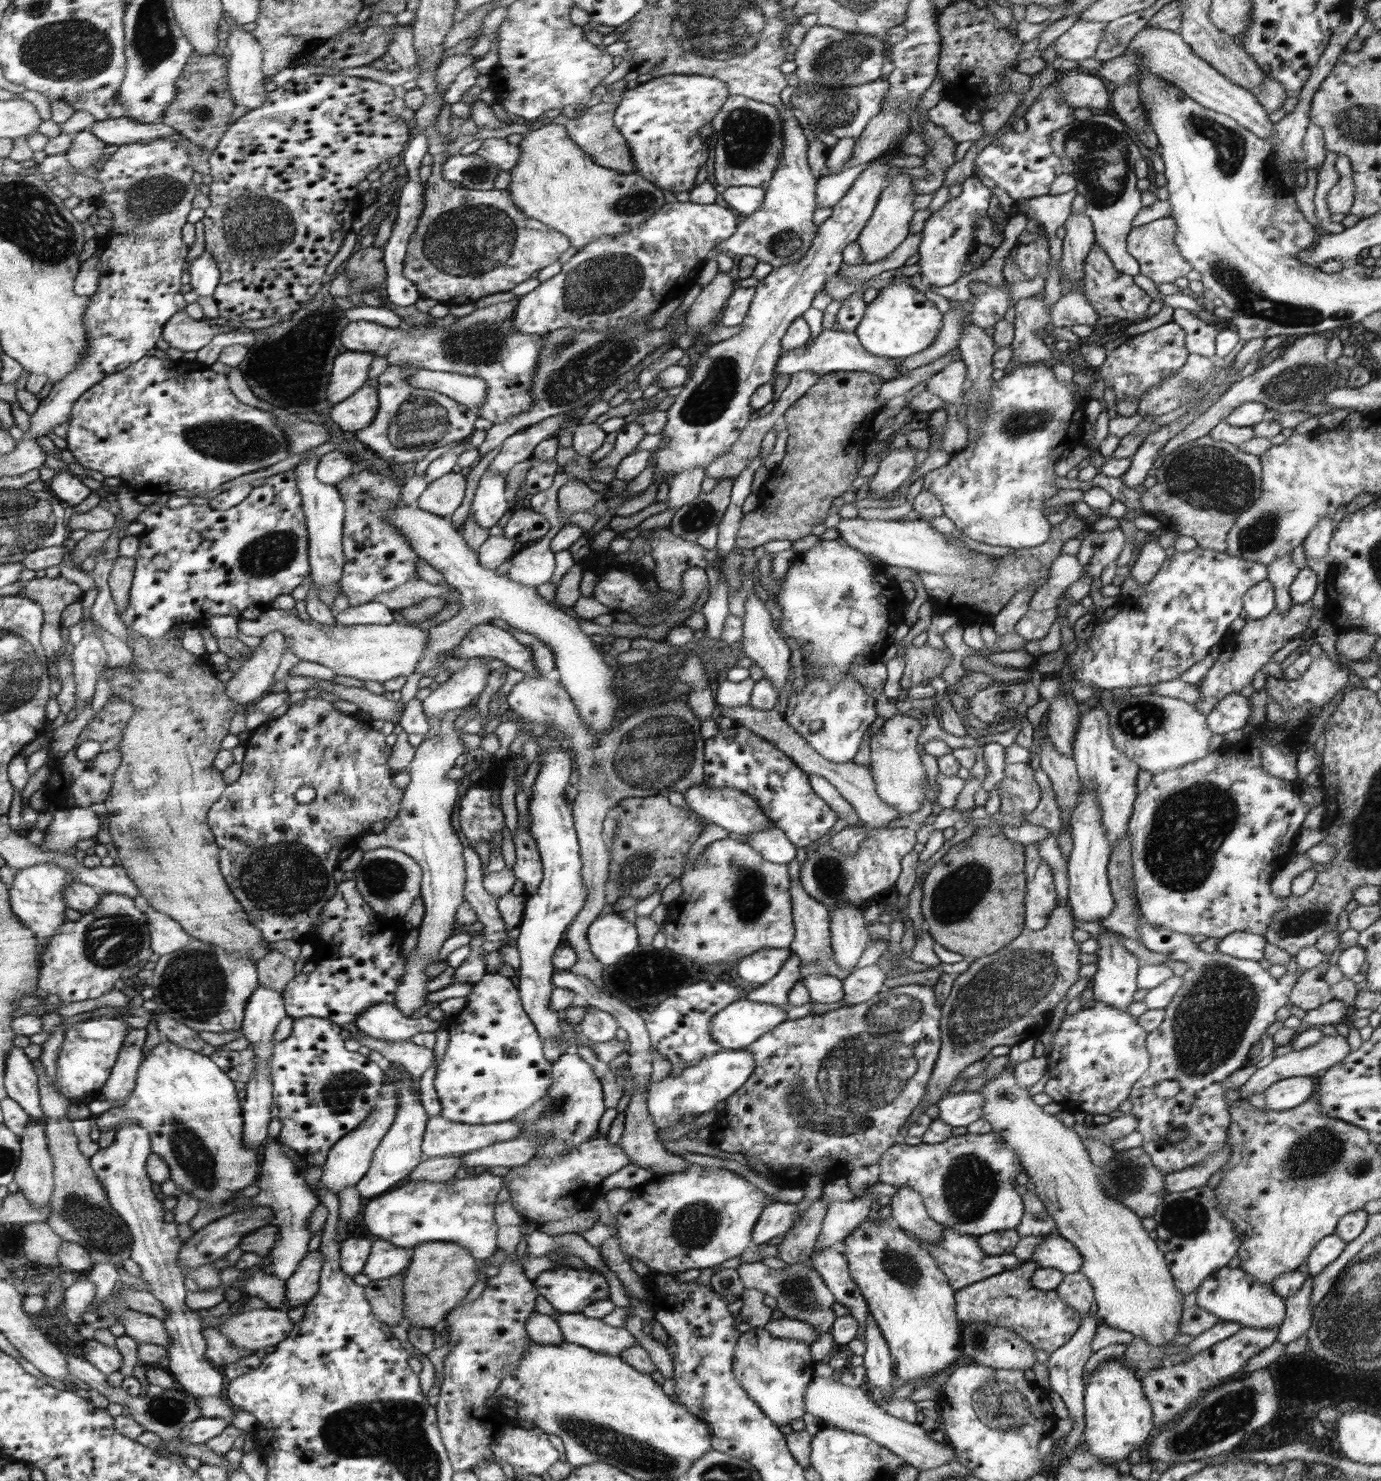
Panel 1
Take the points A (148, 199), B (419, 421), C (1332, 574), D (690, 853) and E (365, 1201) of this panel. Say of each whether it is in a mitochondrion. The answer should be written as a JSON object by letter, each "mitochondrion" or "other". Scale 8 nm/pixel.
{"A":"mitochondrion","B":"mitochondrion","C":"other","D":"other","E":"other"}

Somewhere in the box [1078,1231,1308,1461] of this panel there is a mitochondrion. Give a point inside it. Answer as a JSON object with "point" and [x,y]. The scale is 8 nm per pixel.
{"point":[1229,1414]}

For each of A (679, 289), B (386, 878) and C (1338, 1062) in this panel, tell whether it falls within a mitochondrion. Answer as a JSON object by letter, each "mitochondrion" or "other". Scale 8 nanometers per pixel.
{"A":"other","B":"mitochondrion","C":"other"}

